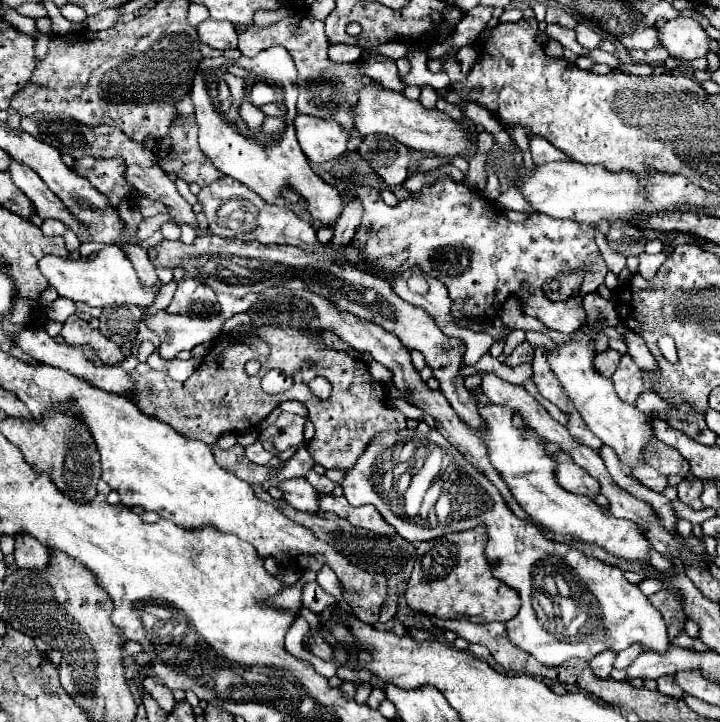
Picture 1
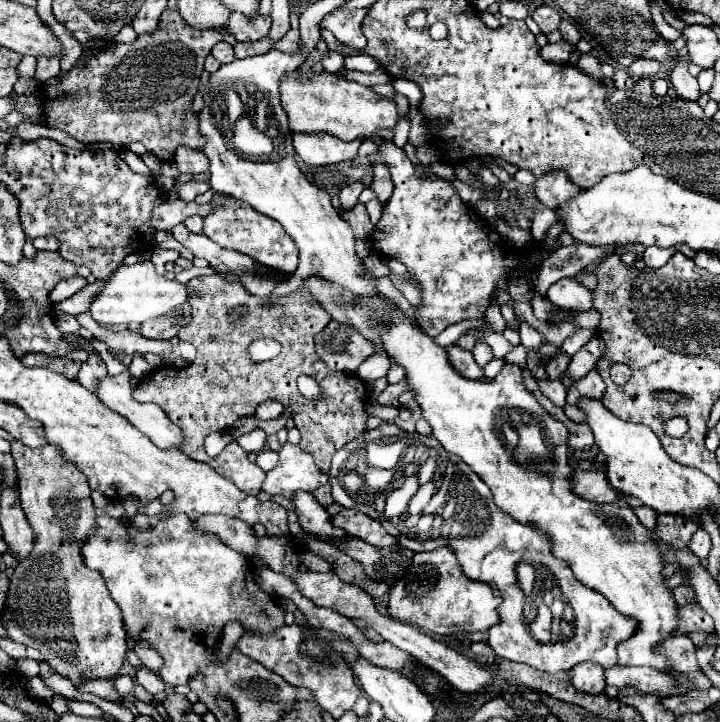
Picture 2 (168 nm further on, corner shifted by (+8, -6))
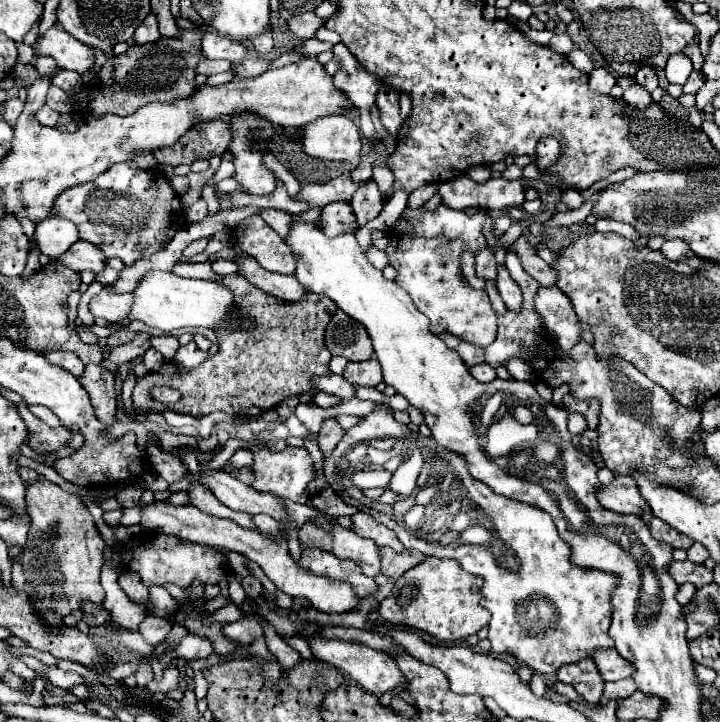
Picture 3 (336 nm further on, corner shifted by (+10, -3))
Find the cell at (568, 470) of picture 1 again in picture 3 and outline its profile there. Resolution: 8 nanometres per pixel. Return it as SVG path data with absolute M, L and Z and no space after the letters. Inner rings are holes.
M615 476L613 482L601 484L597 488L597 498L607 510L621 514L641 516L643 512L649 512L649 504L641 498L631 476Z

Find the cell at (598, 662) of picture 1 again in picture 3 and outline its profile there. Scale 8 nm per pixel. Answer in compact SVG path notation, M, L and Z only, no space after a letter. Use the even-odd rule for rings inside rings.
M585 658L583 662L575 662L569 666L561 666L557 678L565 684L571 684L589 702L599 702L599 698L603 696L605 682L591 658Z

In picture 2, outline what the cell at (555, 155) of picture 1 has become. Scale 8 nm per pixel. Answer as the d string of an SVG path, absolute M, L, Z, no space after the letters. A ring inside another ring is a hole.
M553 171L545 177L539 177L533 187L537 199L549 209L557 209L563 201L567 201L567 197L579 193L579 187L573 185L563 171Z

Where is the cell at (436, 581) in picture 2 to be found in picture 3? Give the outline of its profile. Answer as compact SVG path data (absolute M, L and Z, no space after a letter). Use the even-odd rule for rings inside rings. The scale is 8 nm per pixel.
M425 558L395 582L389 598L379 604L379 616L391 626L423 630L443 642L463 640L489 624L491 612L479 604L481 588L483 580L479 576L465 574L465 570L461 570L455 560Z

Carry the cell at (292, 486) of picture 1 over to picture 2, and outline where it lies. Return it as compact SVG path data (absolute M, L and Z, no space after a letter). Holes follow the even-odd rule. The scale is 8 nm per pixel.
M295 493L293 505L299 517L301 531L309 537L325 541L329 545L339 545L341 541L349 539L347 533L331 525L331 515L325 511L325 507L317 503L317 499L311 493Z

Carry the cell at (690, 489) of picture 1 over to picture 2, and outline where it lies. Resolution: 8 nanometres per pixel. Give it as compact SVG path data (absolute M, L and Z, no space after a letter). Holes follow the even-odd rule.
M659 515L657 519L657 527L655 527L655 535L659 541L675 547L675 549L687 549L693 533L699 527L695 523L687 523L685 519L677 519L673 515ZM669 525L679 525L679 527L669 527Z

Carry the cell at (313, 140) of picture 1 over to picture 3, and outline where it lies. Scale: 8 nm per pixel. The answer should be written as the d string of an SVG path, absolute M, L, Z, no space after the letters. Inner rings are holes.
M333 116L333 118L319 118L303 128L299 138L299 146L307 156L321 158L321 160L353 160L361 154L361 132L353 120L347 116Z

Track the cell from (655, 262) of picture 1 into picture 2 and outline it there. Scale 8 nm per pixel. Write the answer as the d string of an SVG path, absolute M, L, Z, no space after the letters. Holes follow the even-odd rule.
M645 247L643 251L643 261L647 267L663 267L669 257L673 257L677 251L675 249L663 249L663 247Z

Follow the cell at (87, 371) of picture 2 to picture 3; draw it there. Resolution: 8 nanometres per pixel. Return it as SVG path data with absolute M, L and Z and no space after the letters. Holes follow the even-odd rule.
M87 364L83 374L79 376L79 380L91 398L91 404L95 408L95 416L103 424L113 426L117 400L115 400L115 382L113 382L115 378L113 378L111 370L107 370L105 366Z

